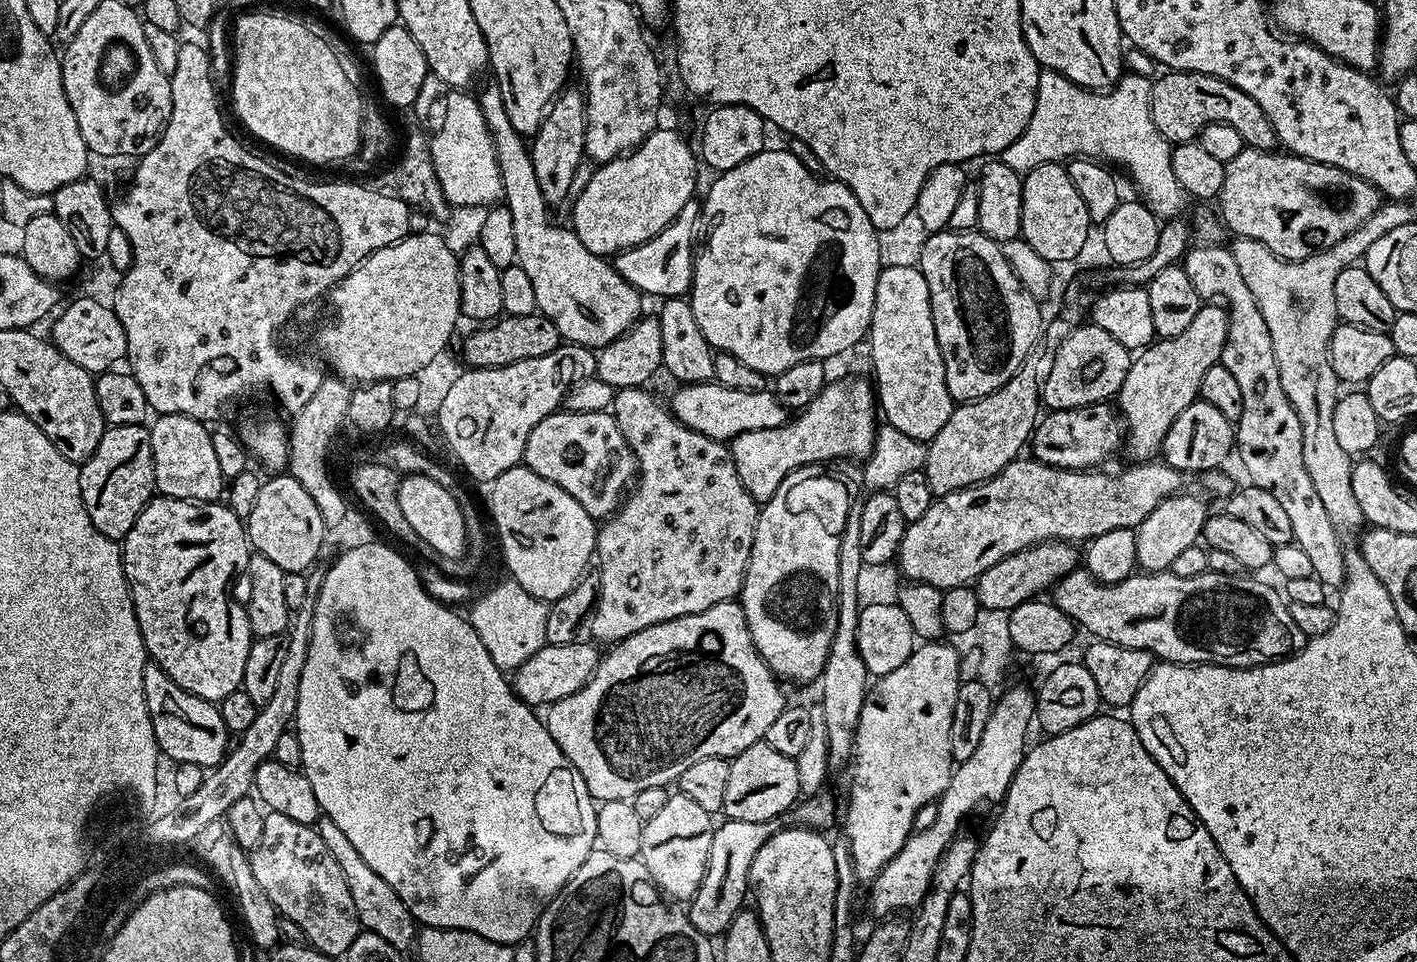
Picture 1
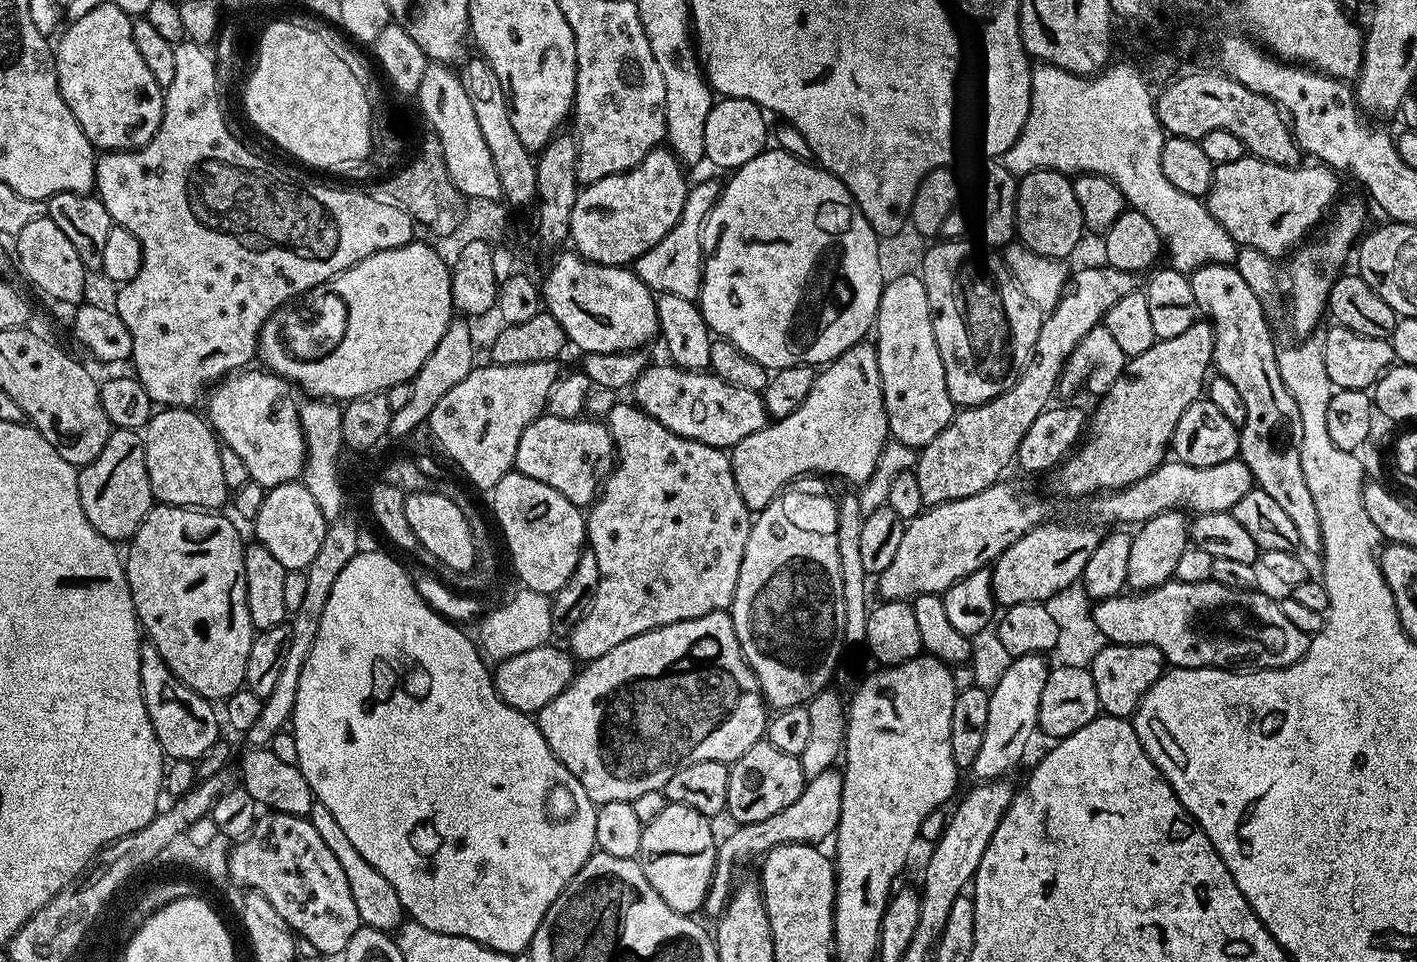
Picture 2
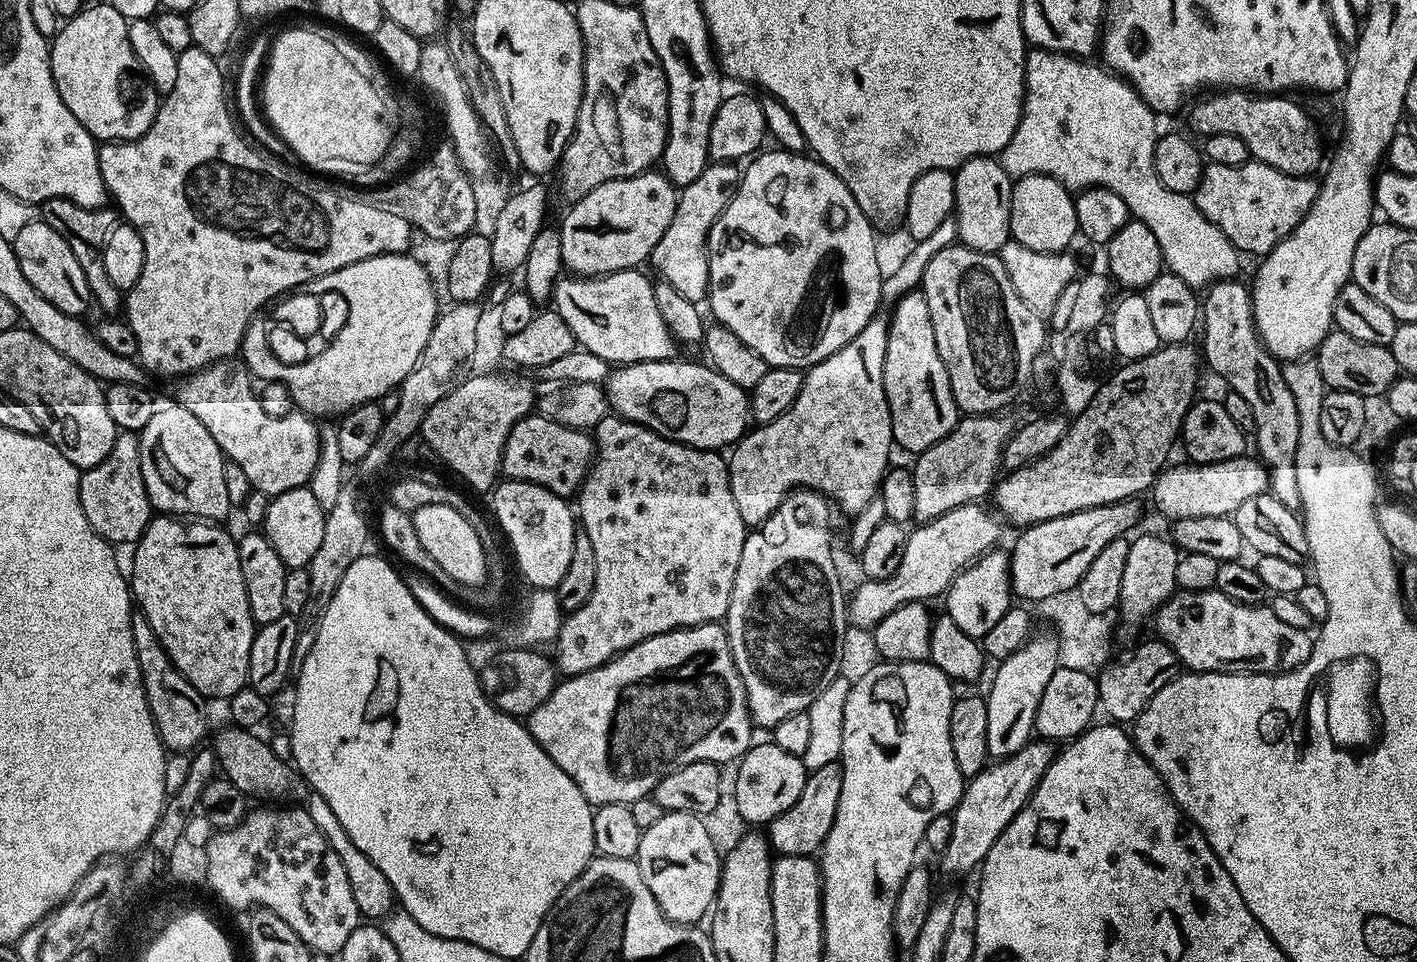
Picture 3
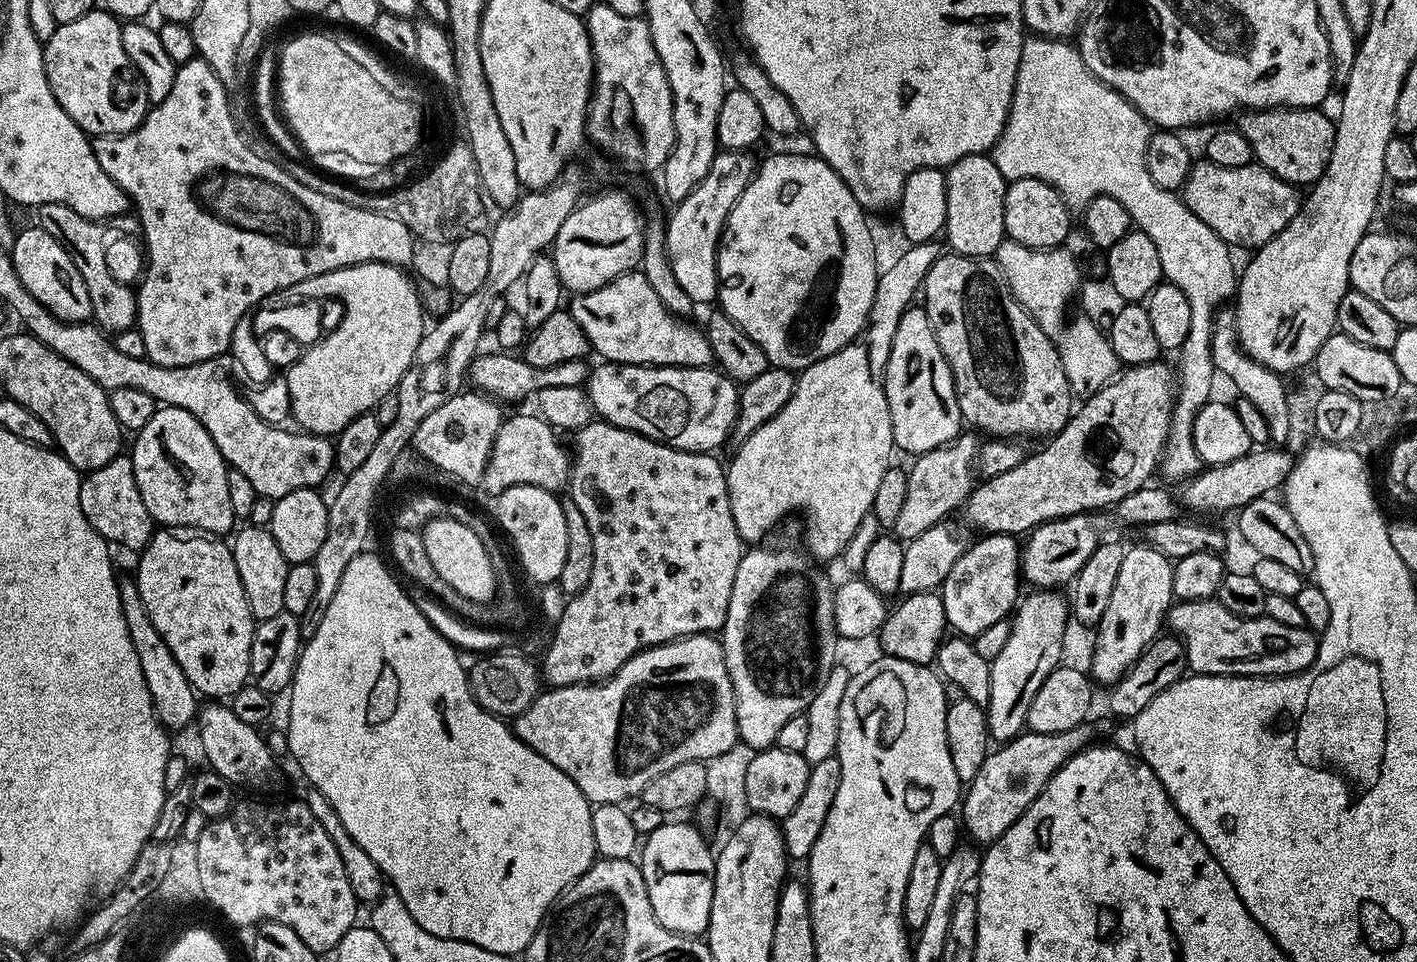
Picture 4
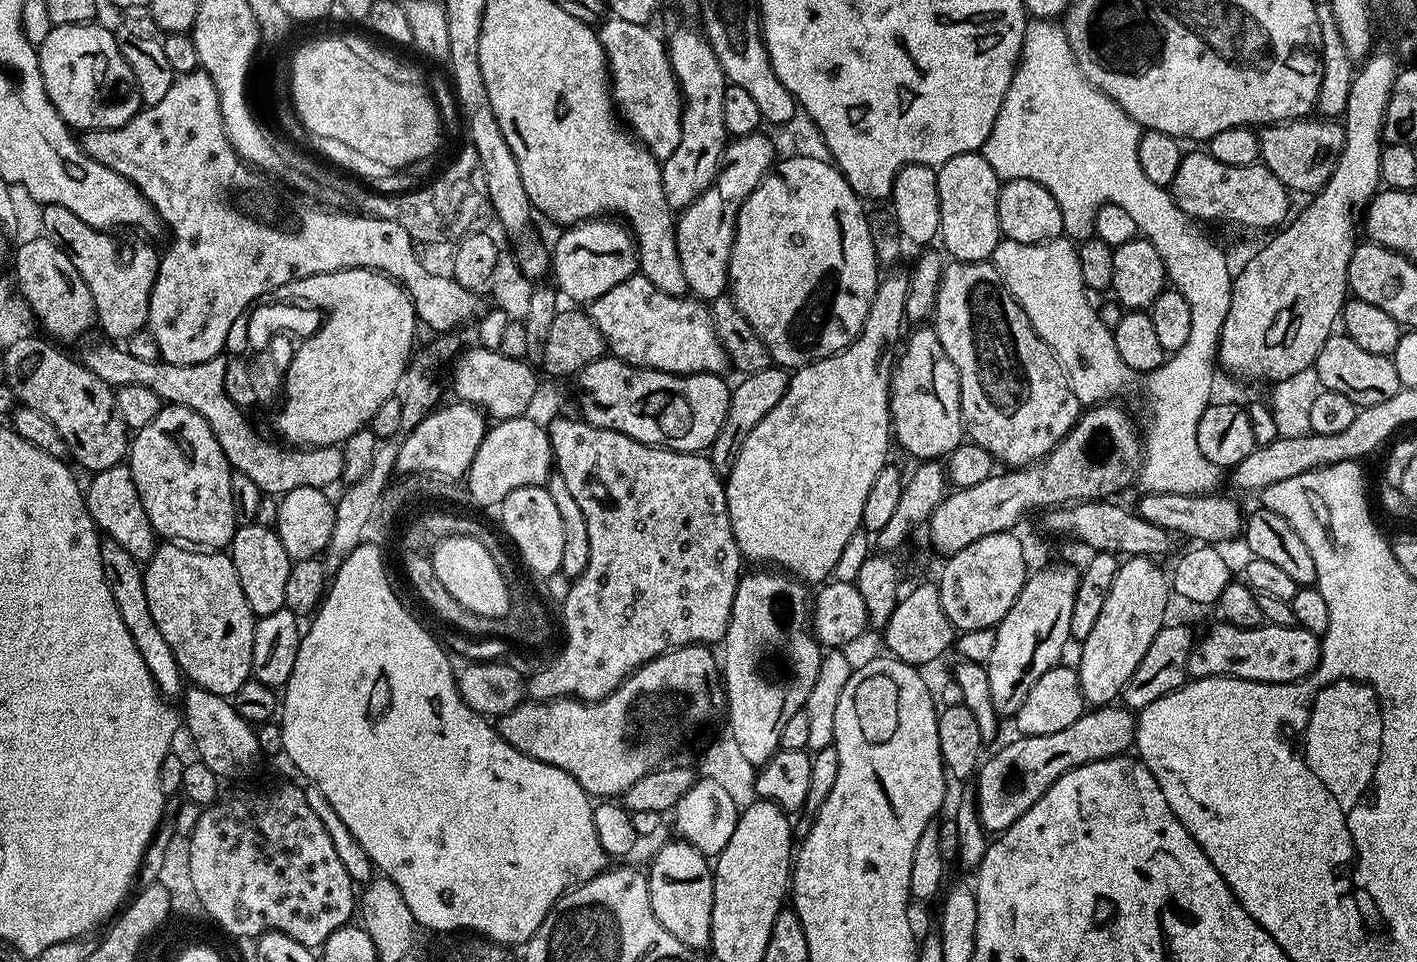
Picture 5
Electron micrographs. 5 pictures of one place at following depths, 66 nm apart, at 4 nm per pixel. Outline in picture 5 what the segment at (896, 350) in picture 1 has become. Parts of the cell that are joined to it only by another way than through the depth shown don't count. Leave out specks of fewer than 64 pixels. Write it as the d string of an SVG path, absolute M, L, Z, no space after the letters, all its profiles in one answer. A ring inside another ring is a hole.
M920 326L912 337L902 344L904 353L898 356L892 370L890 381L890 428L894 440L920 462L936 462L948 457L965 439L964 419L960 417L960 379L950 362L950 358L942 350L942 342L938 342L935 327Z

